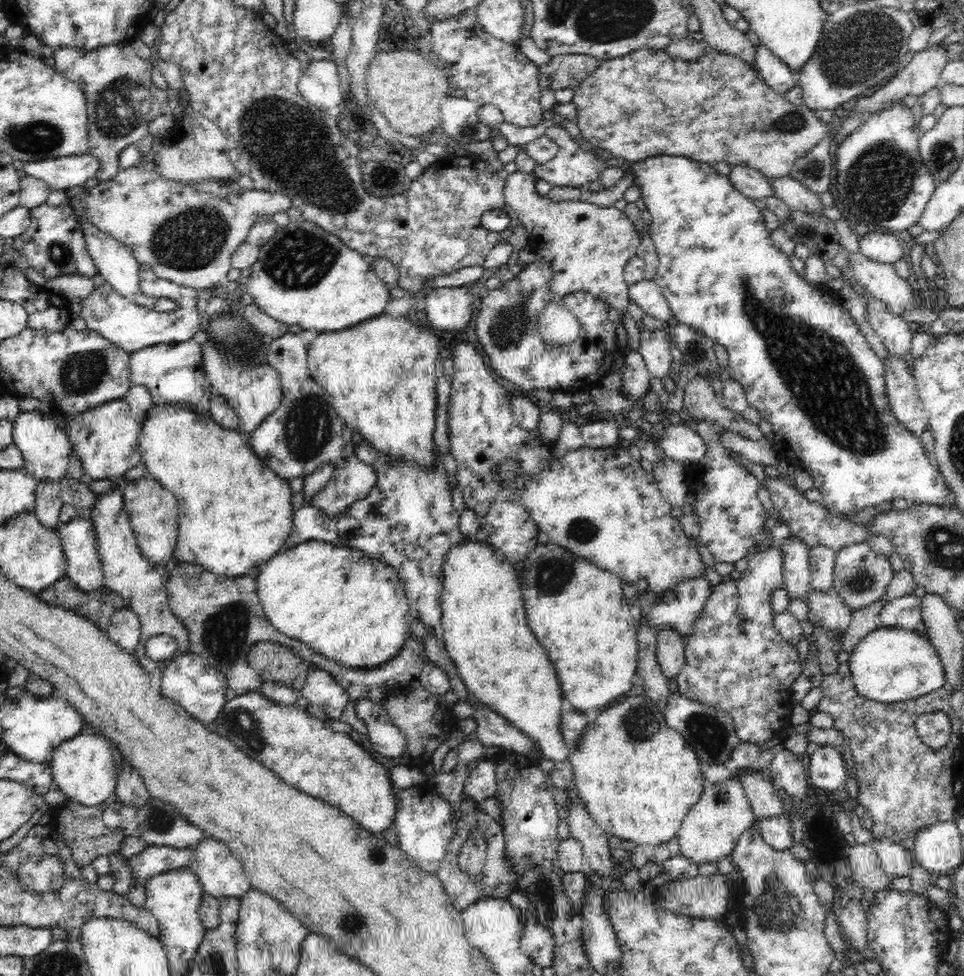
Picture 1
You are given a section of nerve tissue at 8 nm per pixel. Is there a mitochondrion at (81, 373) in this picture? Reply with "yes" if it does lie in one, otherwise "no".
yes

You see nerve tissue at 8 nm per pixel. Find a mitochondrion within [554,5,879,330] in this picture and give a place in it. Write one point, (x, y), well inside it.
(791, 122)

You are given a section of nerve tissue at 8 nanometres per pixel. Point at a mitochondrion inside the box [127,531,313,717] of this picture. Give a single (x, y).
(220, 631)

